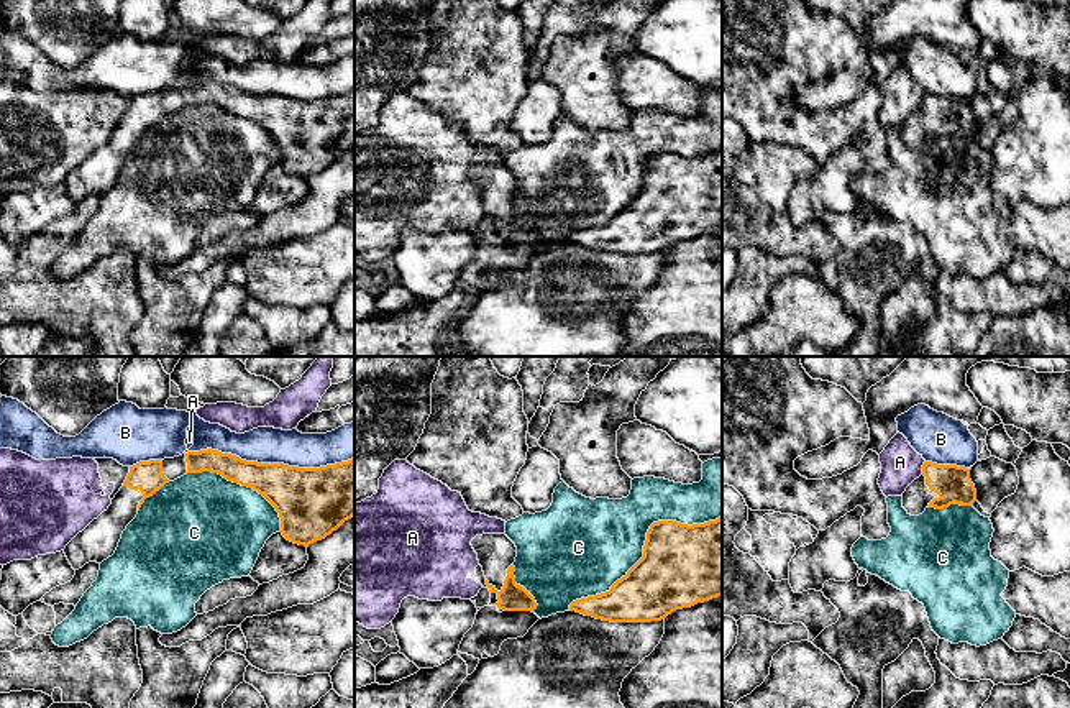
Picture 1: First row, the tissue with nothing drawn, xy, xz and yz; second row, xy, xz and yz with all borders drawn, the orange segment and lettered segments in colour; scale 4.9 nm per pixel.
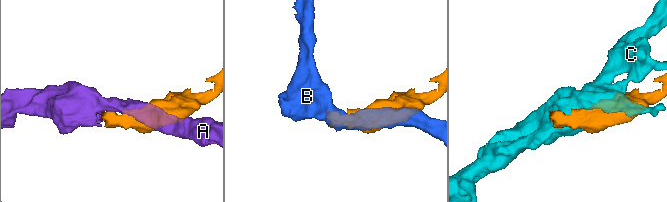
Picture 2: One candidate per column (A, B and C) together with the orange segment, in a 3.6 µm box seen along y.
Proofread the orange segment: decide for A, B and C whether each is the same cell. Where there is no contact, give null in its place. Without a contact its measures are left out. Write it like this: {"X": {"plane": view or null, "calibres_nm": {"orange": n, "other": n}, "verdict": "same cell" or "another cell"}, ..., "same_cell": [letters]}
{"A": {"plane": "yz", "calibres_nm": {"orange": 180, "other": 190}, "verdict": "another cell"}, "B": {"plane": "xy", "calibres_nm": {"orange": 320, "other": 180}, "verdict": "another cell"}, "C": {"plane": "xz", "calibres_nm": {"orange": 400, "other": 440}, "verdict": "another cell"}, "same_cell": []}

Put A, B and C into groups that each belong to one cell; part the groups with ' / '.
A / B / C

